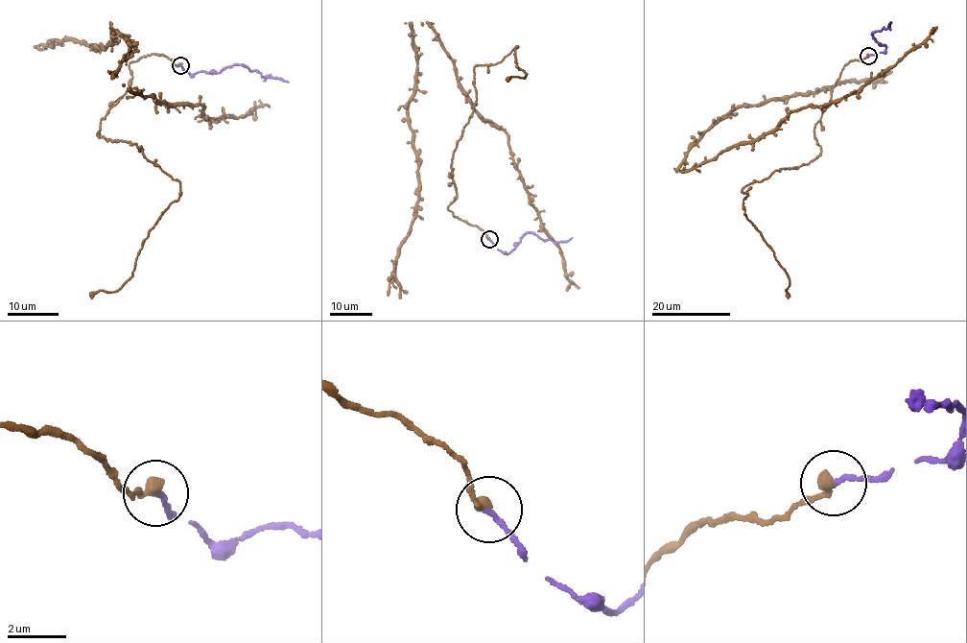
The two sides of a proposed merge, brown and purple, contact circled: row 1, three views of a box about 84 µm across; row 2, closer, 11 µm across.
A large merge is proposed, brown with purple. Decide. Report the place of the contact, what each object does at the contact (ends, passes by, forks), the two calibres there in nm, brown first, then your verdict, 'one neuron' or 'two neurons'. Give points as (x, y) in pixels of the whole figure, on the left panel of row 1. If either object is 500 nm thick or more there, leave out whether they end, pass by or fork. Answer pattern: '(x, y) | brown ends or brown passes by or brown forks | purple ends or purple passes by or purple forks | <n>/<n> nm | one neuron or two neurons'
(180, 65) | brown ends | purple ends | 360/180 nm | one neuron

